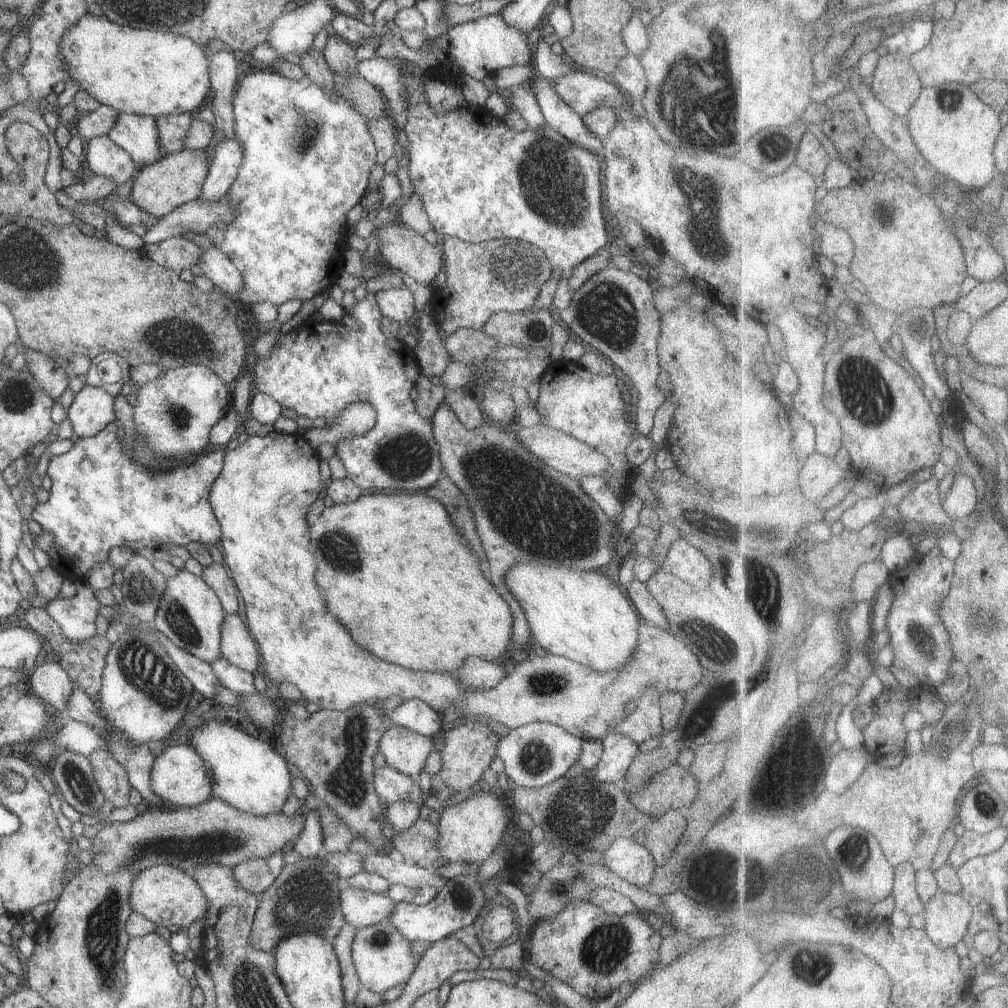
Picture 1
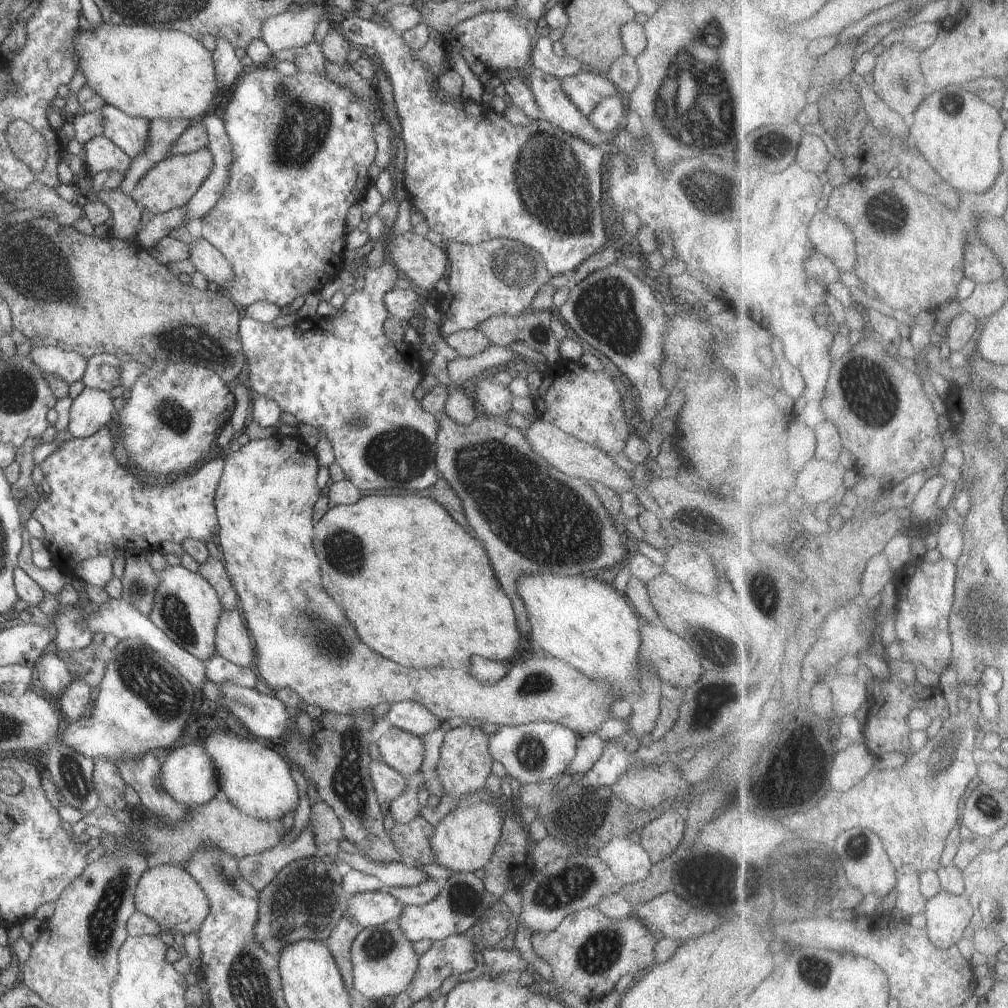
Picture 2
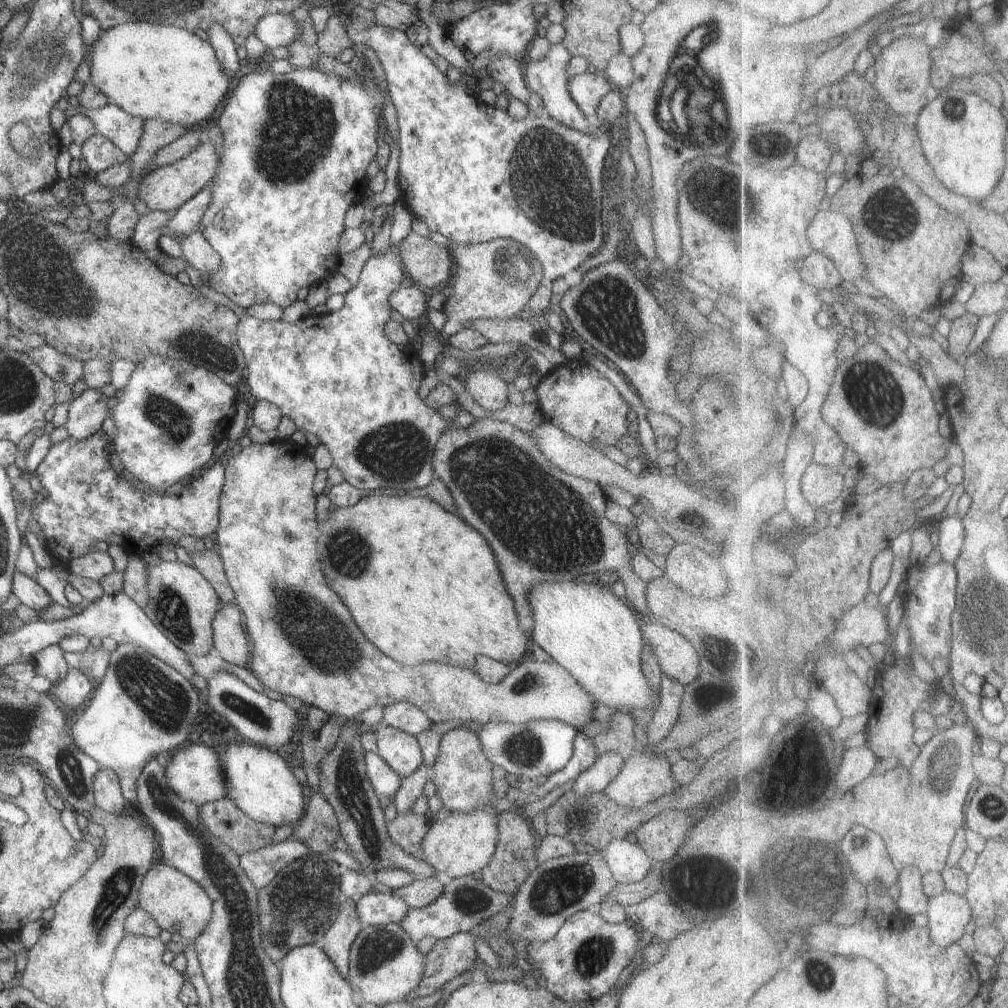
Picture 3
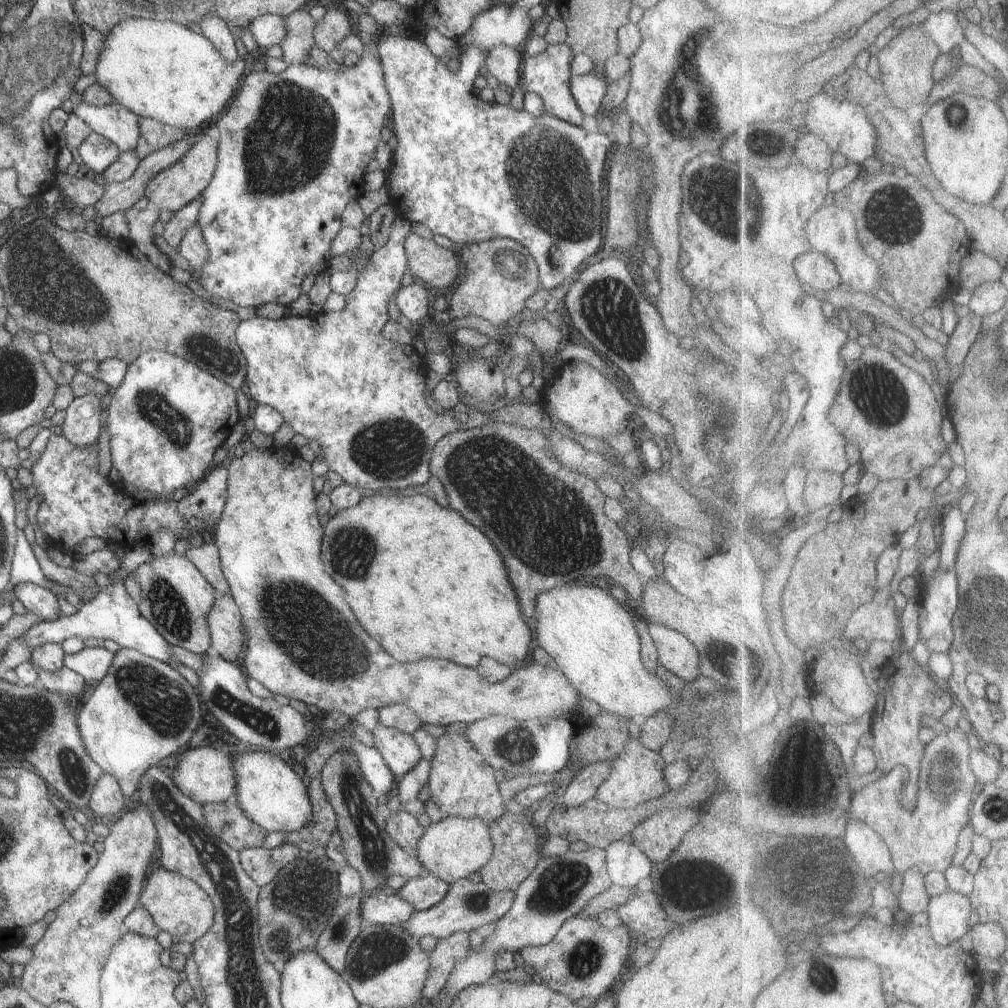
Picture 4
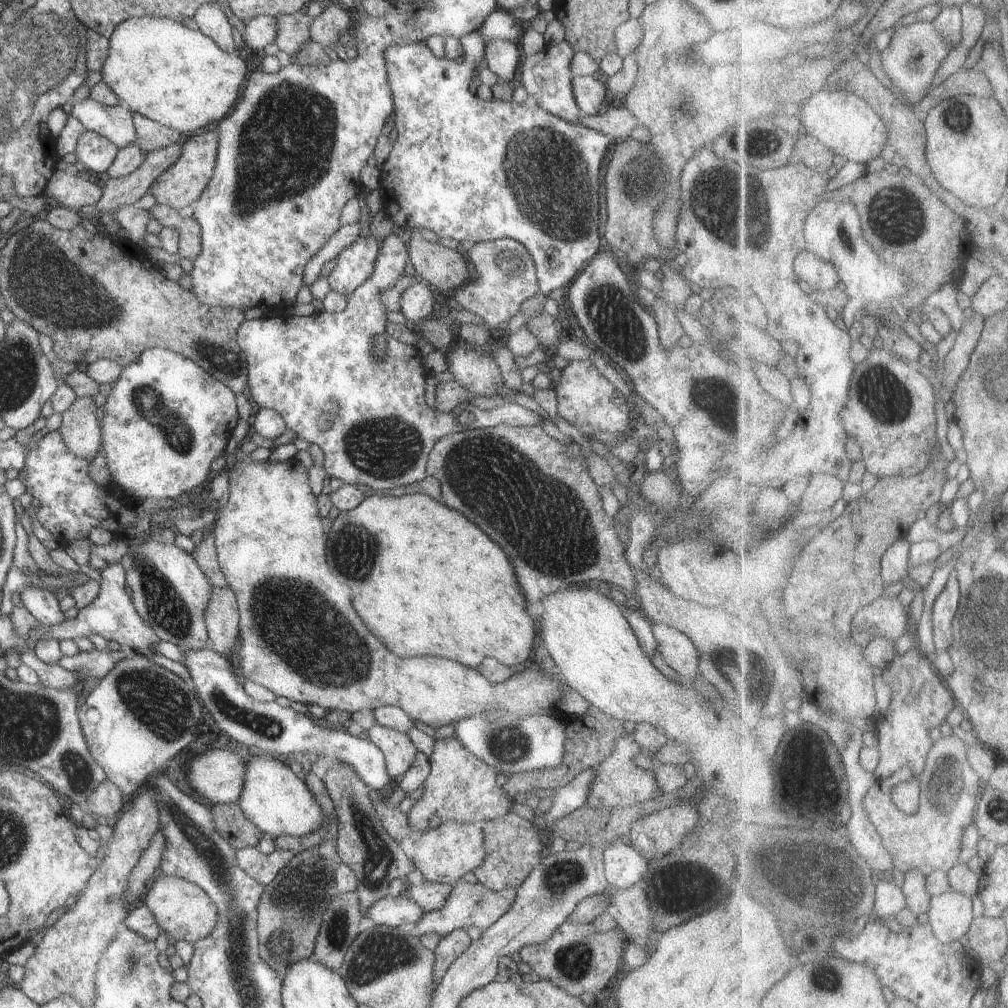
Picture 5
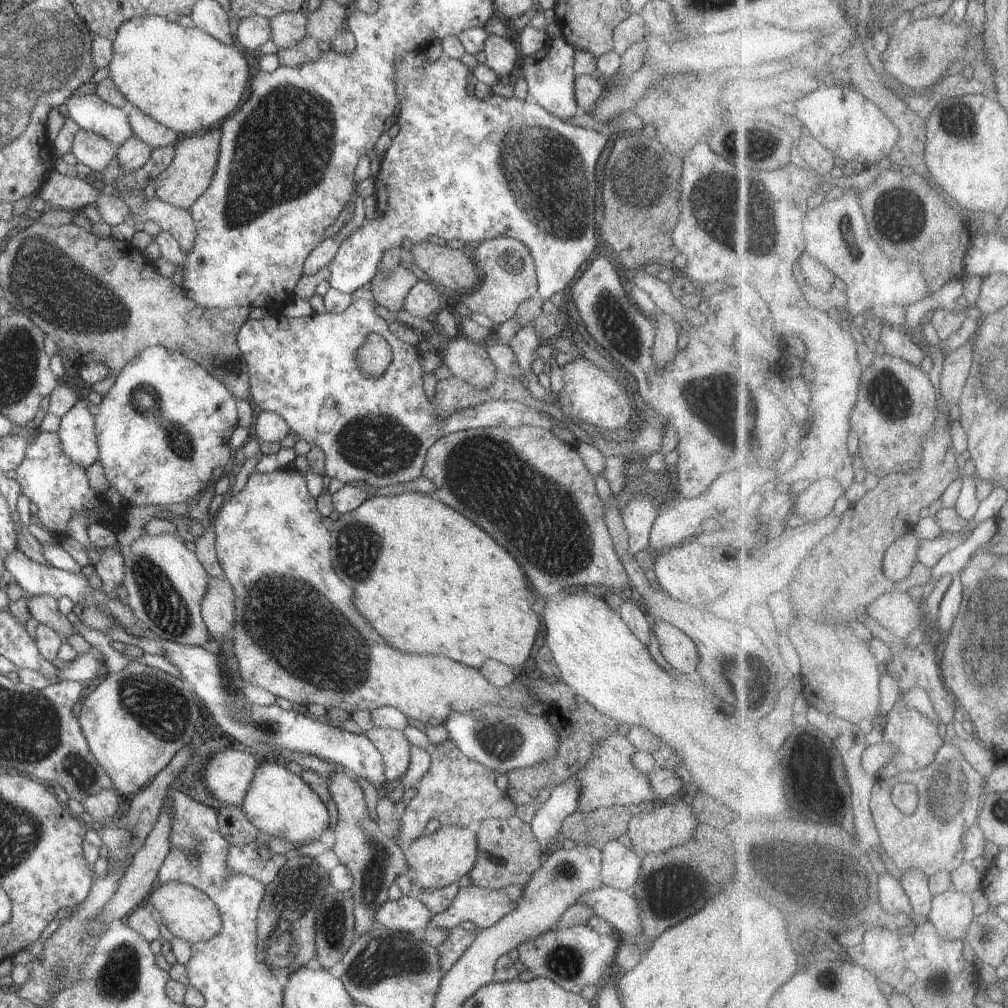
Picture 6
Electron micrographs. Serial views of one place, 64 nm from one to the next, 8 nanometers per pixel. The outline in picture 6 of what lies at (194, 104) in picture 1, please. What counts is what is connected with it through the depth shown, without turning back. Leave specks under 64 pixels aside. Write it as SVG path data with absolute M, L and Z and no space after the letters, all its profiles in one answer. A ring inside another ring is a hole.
M146 15L123 22L111 40L113 57L108 65L109 78L130 107L135 107L156 122L174 129L180 136L205 132L220 120L228 118L240 106L250 70L237 45L225 45L198 27L183 27L163 16Z

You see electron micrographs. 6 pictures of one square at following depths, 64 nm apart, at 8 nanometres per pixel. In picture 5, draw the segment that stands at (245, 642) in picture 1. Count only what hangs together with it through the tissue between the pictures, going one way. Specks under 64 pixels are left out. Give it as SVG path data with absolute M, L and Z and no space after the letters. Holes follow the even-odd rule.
M213 587L213 595L205 610L205 623L210 640L210 649L227 659L235 659L240 644L239 608L234 591L230 588Z

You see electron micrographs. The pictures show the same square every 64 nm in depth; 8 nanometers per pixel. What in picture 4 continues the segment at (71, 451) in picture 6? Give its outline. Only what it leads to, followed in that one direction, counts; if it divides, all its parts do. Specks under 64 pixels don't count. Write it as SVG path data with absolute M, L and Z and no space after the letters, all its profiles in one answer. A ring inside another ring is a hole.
M88 393L75 399L65 408L66 417L61 425L63 435L76 446L90 446L98 442L102 406L100 396Z

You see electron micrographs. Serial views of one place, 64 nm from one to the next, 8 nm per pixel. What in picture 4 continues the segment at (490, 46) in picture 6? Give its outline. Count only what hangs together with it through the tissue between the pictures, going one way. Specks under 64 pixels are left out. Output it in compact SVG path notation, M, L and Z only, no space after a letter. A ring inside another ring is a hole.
M496 45L482 64L484 74L494 77L510 93L522 90L521 67L524 56L506 45Z

